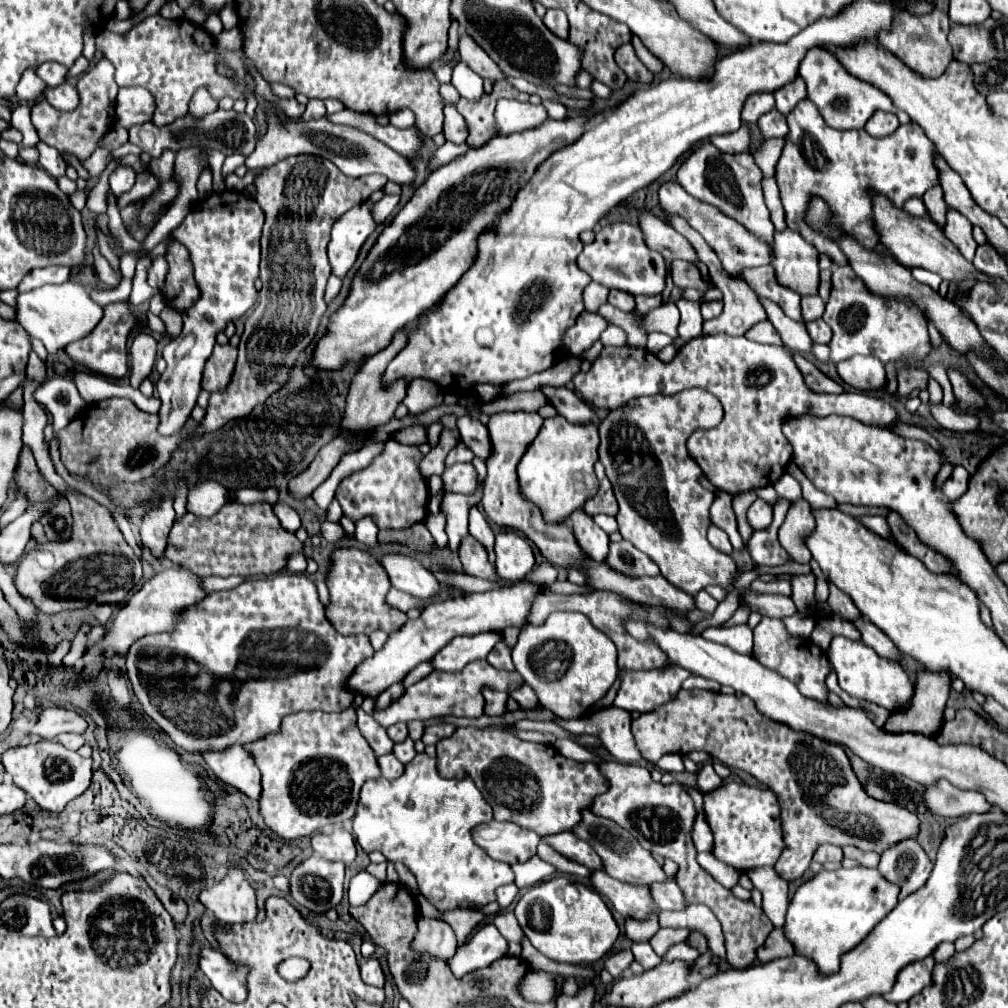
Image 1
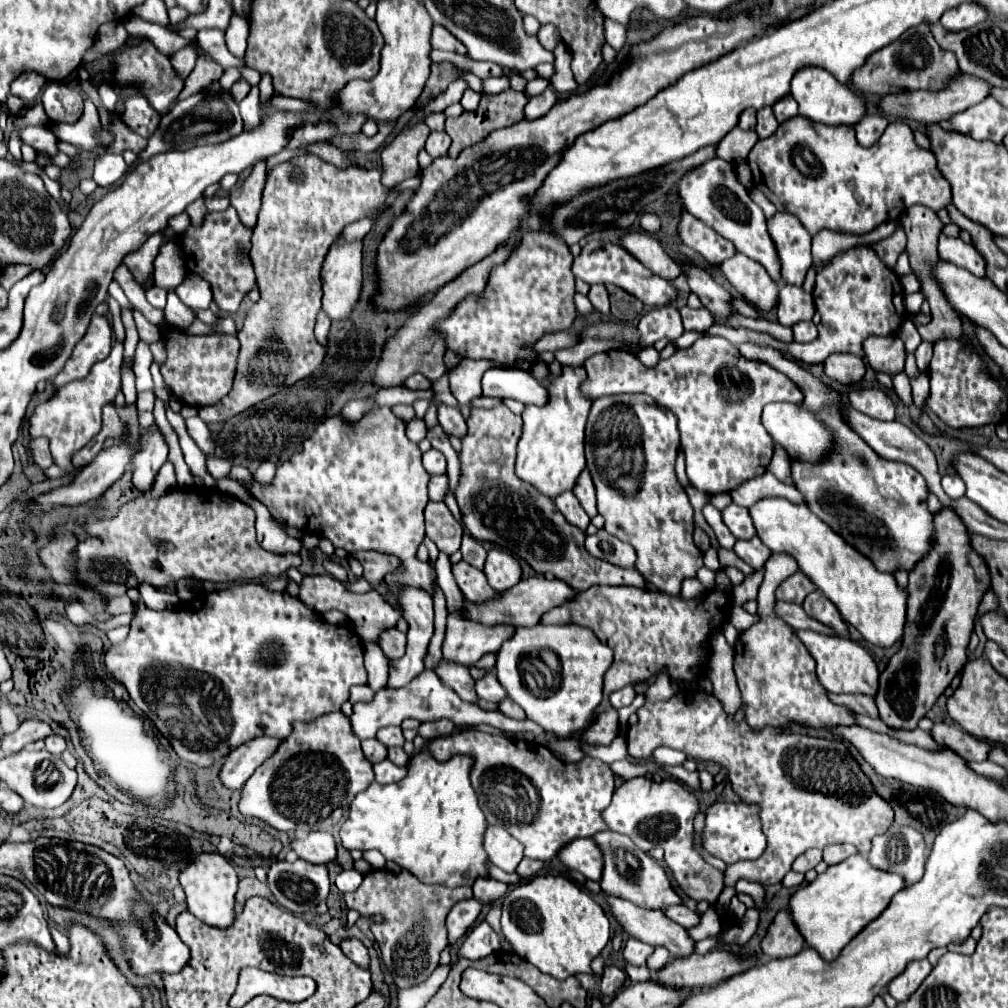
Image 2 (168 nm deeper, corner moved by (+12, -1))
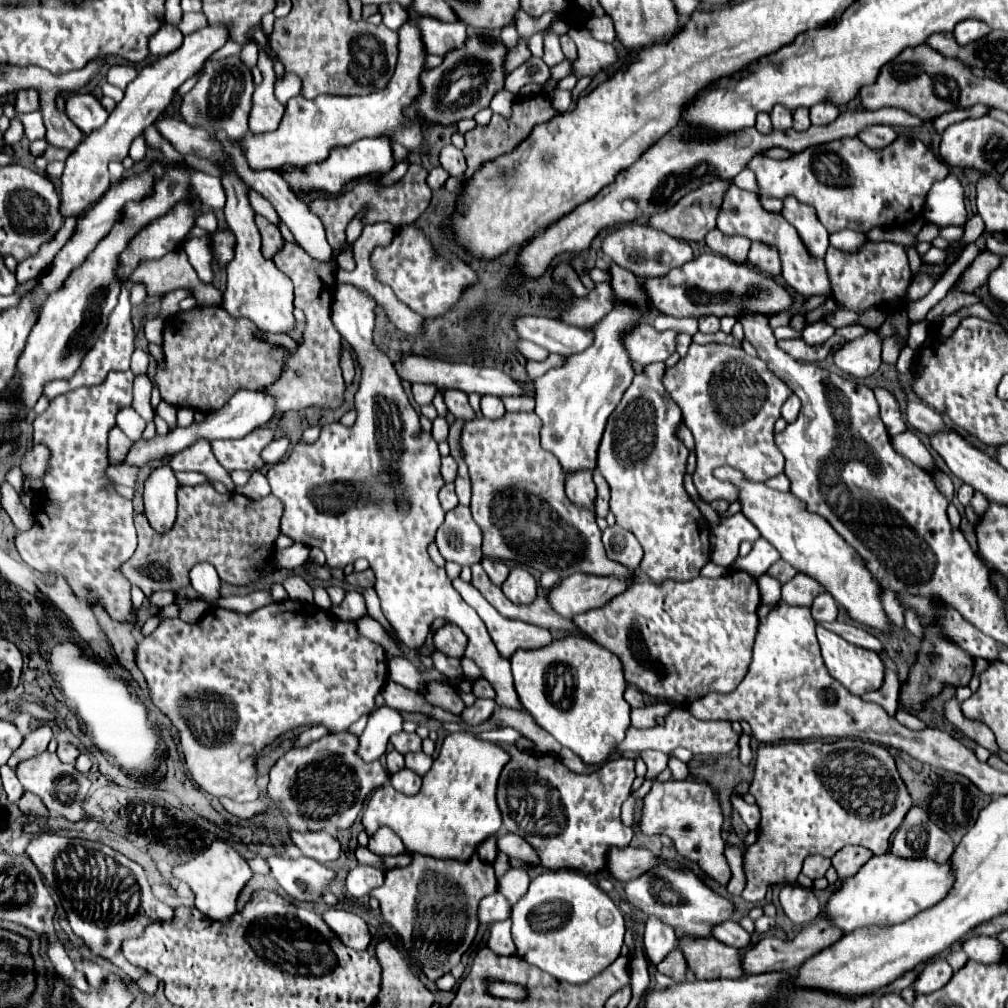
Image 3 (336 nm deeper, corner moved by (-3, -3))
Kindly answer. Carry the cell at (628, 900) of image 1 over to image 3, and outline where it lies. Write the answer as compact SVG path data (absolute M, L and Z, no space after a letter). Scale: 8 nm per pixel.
M681 939L679 949L685 953L689 969L697 979L741 977L741 951L727 947L717 939Z

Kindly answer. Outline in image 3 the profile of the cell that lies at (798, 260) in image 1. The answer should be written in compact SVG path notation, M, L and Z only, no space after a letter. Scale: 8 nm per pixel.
M787 197L783 203L785 203L785 207L783 207L781 215L787 219L787 223L791 223L797 229L797 233L799 233L803 245L807 247L807 251L811 253L811 257L823 259L825 251L829 247L829 233L819 223L815 209L799 203L793 197Z

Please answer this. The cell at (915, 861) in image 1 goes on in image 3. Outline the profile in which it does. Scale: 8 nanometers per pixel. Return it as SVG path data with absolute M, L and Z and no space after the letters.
M911 807L907 817L903 819L901 827L895 831L895 837L893 837L893 843L891 843L891 853L899 855L899 857L923 857L923 855L927 855L929 859L935 859L937 863L945 863L951 857L953 847L955 845L953 845L951 837L943 829L939 829L927 817L927 813L921 807Z

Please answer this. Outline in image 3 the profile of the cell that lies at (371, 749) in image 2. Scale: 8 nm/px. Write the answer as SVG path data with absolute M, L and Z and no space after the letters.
M391 749L391 751L387 753L385 761L387 761L387 769L389 769L391 773L395 773L395 771L399 771L399 769L405 767L405 763L403 763L403 755L401 755L399 751L395 751L395 749Z

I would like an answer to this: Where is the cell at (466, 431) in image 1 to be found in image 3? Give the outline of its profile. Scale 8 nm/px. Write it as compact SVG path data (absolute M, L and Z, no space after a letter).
M445 391L445 405L455 419L463 419L463 421L475 419L475 411L471 409L467 395L463 395L463 391Z

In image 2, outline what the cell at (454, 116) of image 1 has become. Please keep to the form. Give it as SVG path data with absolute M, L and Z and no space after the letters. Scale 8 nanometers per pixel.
M430 133L426 141L426 151L430 157L444 157L450 147L450 137L446 133Z

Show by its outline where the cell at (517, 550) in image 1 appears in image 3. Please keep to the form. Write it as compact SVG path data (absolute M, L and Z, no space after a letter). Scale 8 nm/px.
M513 567L501 589L513 603L531 603L537 595L537 581L529 571Z

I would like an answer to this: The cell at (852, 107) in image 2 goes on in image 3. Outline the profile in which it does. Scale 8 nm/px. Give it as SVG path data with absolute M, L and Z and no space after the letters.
M821 103L811 107L811 123L813 125L829 125L839 117L839 105L837 103Z

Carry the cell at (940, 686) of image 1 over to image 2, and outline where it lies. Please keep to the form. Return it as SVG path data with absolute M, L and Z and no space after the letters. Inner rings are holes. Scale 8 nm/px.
M944 507L936 517L936 549L910 573L906 625L902 647L880 673L876 705L880 719L896 729L916 729L936 699L952 683L966 663L966 647L974 631L978 603L990 585L984 559L968 545L968 531L956 513ZM944 641L944 655L936 655L936 643Z

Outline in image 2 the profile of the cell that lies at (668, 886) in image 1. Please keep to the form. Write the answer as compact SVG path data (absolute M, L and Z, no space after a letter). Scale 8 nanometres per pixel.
M674 905L672 909L664 909L664 913L666 913L666 917L670 917L672 921L680 923L686 929L692 929L692 927L696 927L700 923L700 915L696 911L690 911L684 905Z

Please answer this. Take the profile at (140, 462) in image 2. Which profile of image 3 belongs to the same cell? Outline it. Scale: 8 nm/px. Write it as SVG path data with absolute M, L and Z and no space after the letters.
M171 467L155 469L145 481L145 515L155 531L169 531L175 523L179 483Z

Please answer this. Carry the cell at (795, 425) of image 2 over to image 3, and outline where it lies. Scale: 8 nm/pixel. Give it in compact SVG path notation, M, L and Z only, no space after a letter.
M791 395L791 397L785 401L783 409L781 409L781 415L783 415L783 419L785 419L787 423L795 421L795 419L797 419L797 415L799 415L799 407L801 407L801 401L799 401L799 397L797 397L797 395Z

